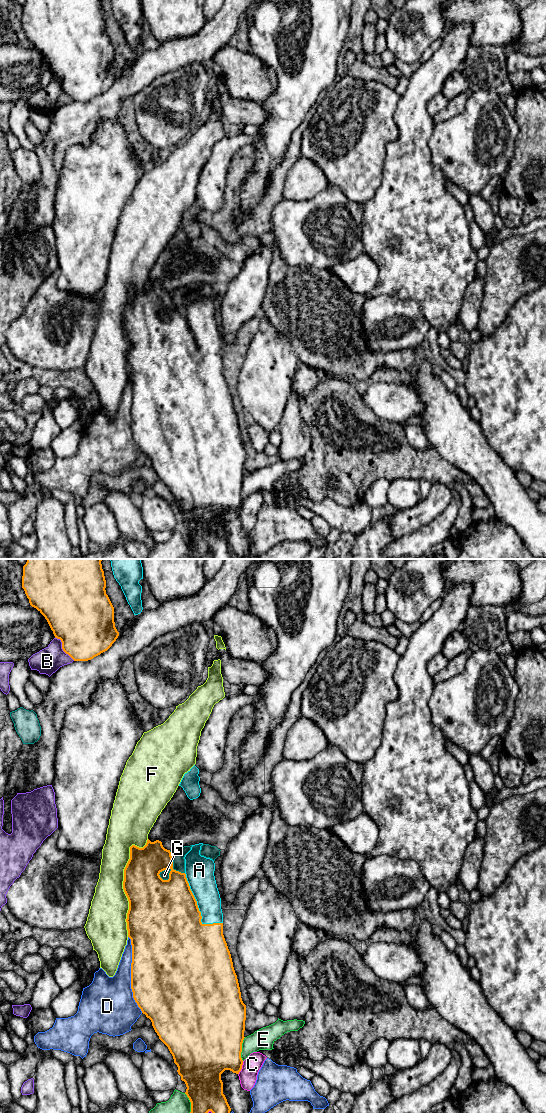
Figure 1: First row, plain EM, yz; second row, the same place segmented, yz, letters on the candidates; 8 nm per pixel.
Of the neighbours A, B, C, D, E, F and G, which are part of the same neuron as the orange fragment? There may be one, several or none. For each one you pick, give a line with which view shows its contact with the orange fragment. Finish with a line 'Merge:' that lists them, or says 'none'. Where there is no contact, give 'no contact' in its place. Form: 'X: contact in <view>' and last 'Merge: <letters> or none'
A: contact in yz
Merge: A

